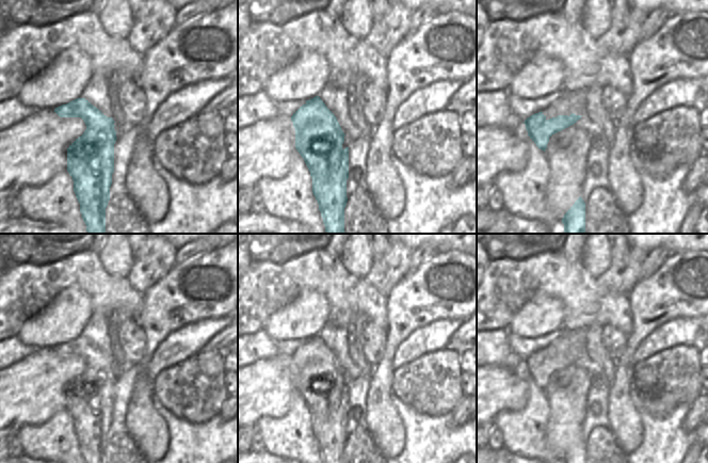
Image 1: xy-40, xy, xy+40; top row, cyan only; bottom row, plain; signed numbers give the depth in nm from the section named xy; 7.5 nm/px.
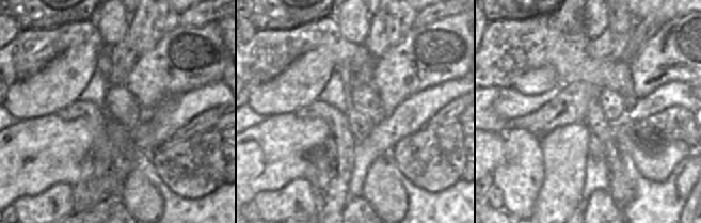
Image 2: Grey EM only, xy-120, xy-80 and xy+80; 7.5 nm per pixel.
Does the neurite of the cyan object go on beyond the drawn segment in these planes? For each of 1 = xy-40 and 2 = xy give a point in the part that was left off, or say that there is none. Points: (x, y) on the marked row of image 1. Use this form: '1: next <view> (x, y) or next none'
1: next none
2: next none

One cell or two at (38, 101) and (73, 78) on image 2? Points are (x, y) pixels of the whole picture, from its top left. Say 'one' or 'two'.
one

